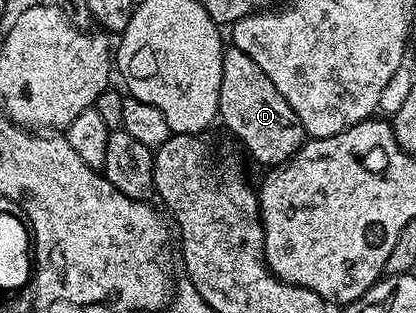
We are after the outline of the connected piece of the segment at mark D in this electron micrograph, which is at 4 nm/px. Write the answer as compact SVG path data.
M234 46L225 47L222 58L218 120L244 143L245 150L258 163L268 164L264 166L286 163L299 152L306 139L298 114L294 114L294 110L290 110L290 102L278 94L278 86L262 74L262 66L258 66L250 54L242 54L242 50Z

